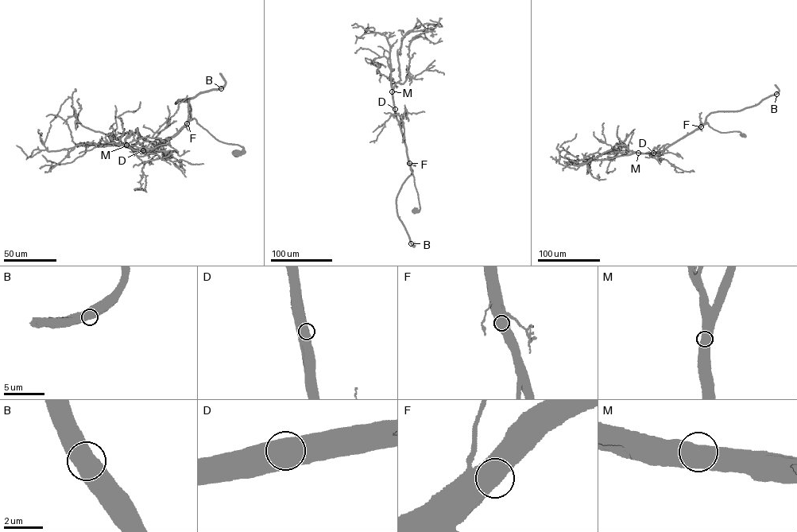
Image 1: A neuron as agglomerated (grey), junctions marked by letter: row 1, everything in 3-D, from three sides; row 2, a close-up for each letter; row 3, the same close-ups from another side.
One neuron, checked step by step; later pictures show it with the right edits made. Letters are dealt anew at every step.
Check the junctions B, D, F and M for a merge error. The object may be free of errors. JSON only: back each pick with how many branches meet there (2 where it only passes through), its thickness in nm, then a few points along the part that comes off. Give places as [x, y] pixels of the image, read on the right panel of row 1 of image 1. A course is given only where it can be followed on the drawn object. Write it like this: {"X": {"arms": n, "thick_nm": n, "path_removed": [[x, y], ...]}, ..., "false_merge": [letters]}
{"false_merge": []}

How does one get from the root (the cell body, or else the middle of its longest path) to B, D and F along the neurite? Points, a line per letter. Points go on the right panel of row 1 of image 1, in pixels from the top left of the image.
B: (743, 135), (739, 131), (713, 130), (705, 123), (706, 117), (712, 112), (751, 107), (776, 94)
D: (743, 135), (739, 131), (720, 132), (707, 122), (663, 150), (653, 153)
F: (743, 135), (739, 131), (720, 132), (707, 122), (701, 127)

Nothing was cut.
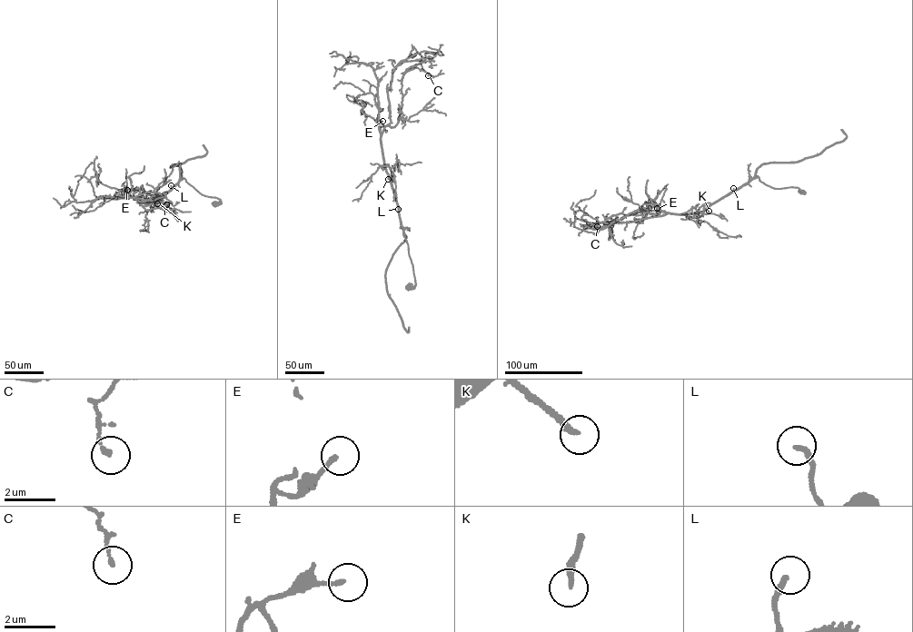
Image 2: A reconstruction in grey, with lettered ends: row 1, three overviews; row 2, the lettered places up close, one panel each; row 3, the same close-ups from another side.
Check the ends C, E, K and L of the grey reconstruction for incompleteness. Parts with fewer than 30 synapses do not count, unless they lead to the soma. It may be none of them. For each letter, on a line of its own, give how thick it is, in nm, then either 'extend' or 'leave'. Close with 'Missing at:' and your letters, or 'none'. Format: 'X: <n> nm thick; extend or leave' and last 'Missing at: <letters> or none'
C: 160 nm thick; leave
E: 170 nm thick; leave
K: 240 nm thick; extend
L: 200 nm thick; leave
Missing at: K

